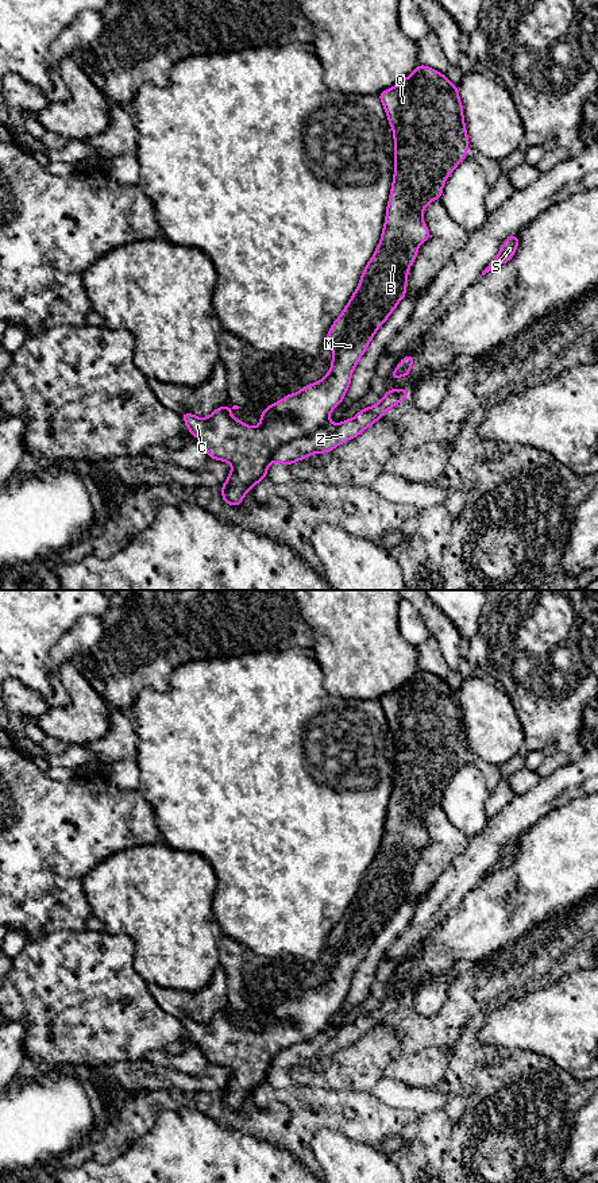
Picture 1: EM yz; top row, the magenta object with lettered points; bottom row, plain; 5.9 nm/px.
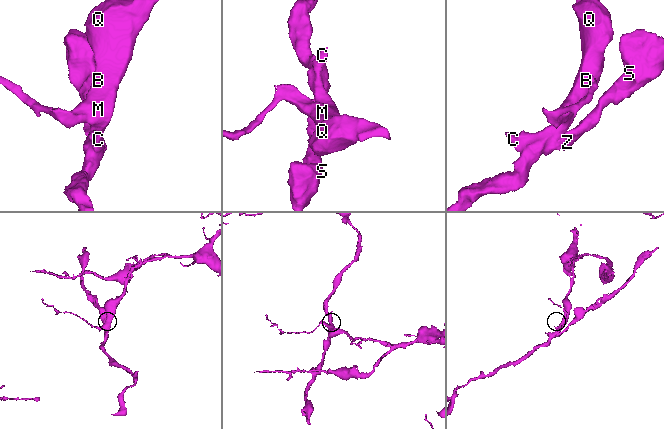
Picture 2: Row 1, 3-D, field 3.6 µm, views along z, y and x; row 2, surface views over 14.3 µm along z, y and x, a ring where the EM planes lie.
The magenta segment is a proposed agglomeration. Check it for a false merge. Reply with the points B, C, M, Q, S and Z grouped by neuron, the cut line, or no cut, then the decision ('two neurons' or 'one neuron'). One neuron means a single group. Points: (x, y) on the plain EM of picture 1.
B C M Q / S Z | yz (330, 1027), (311, 1040), (298, 1041), (282, 1048), (270, 1064) | two neurons

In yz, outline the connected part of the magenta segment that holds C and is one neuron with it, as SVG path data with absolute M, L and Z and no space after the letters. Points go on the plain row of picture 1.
M420 668L412 679L381 697L378 702L394 741L393 789L379 849L366 870L356 895L327 939L325 947L333 959L331 975L320 986L267 1010L267 1014L259 1018L262 1026L256 1032L231 1021L232 1014L240 1013L238 1010L219 1011L205 1024L189 1017L181 1020L188 1036L200 1045L211 1064L232 1070L227 1086L221 1090L221 1102L235 1113L242 1109L248 1095L266 1083L273 1059L279 1051L312 1041L329 1028L329 1018L344 1003L358 966L378 933L406 901L408 876L417 862L418 851L431 841L423 825L424 814L431 806L440 805L445 785L467 763L470 744L459 694L444 679Z

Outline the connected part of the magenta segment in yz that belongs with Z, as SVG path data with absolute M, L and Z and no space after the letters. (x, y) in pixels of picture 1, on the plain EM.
M389 994L383 1003L356 1018L355 1022L344 1025L339 1029L332 1026L319 1033L312 1041L304 1041L279 1051L273 1059L274 1068L292 1070L297 1066L306 1064L310 1059L331 1057L336 1051L346 1048L396 1011L401 1005L409 1002L408 994Z

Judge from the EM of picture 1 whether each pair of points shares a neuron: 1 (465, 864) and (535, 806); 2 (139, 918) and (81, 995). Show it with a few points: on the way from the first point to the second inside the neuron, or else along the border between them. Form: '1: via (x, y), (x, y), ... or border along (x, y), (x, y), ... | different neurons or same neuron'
1: via (482, 851), (517, 817) | same neuron
2: border along (107, 929), (132, 941), (134, 966) | different neurons

